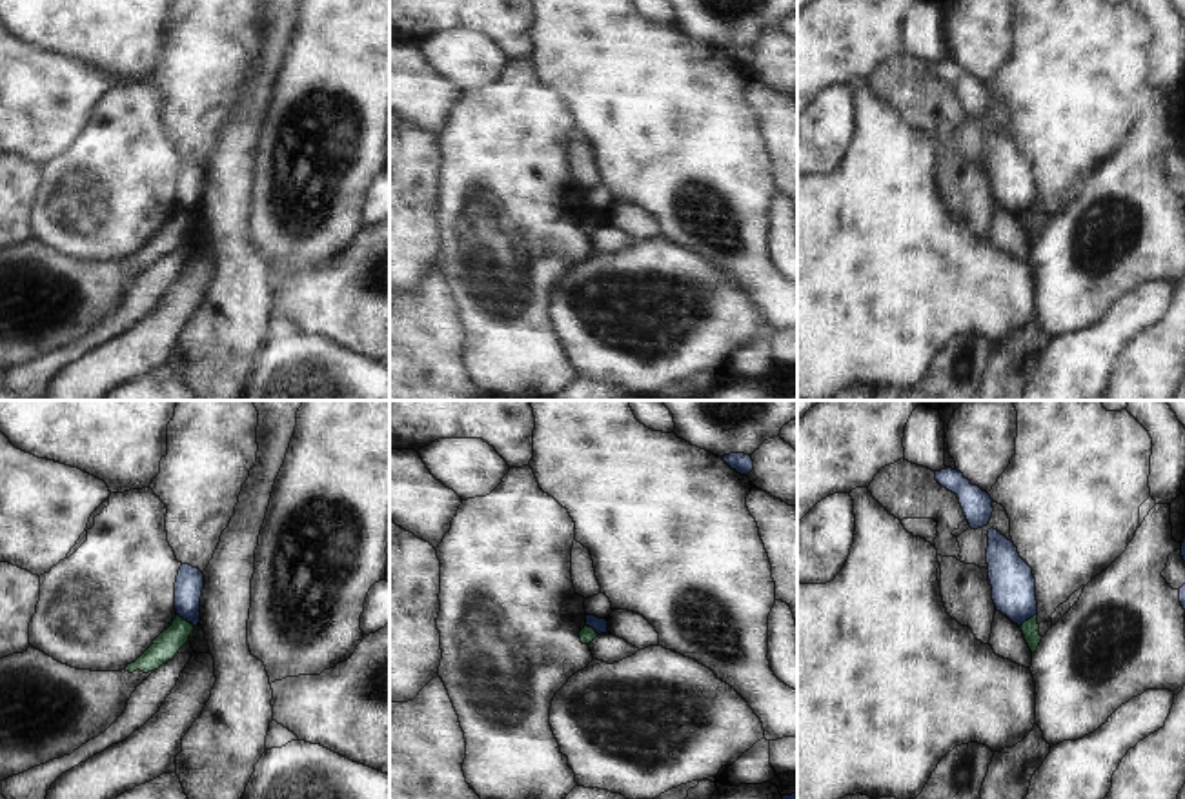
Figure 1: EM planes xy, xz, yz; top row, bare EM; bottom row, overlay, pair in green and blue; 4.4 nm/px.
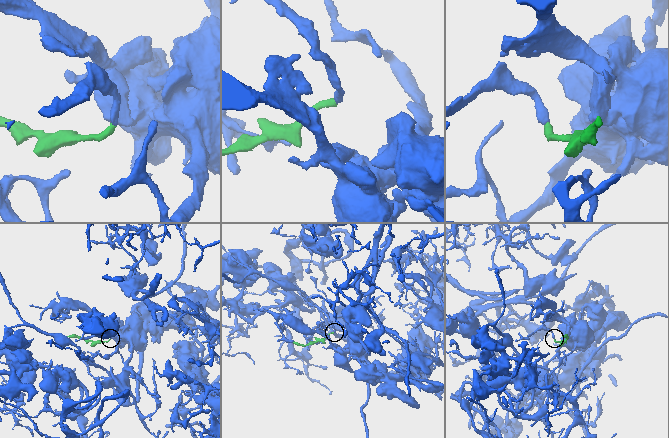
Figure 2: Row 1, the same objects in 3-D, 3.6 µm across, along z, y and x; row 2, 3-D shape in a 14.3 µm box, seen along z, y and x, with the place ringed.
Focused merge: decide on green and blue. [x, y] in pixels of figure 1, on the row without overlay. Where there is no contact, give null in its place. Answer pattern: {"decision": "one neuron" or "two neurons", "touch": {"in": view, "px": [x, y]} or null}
{"decision": "two neurons", "touch": {"in": "xy", "px": [186, 213]}}

